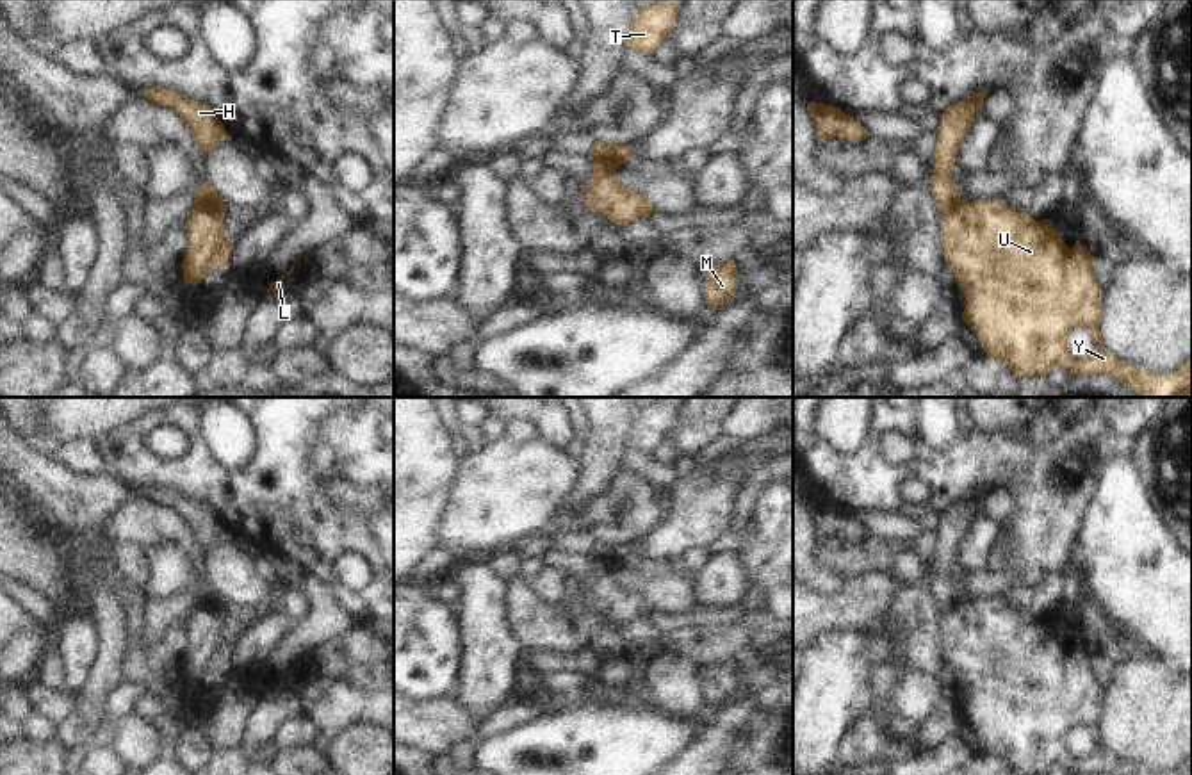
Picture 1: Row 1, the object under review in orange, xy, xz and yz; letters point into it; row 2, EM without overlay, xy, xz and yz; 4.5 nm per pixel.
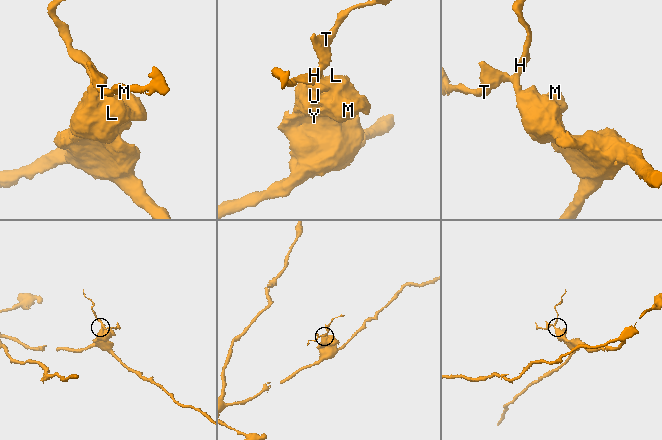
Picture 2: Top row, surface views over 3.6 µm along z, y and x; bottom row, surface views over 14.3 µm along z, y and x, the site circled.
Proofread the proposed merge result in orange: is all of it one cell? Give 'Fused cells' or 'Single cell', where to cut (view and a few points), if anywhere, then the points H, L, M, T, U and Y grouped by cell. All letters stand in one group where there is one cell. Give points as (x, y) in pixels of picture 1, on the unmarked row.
Fused cells. Split along xy (195, 604), (205, 604), (223, 615). Groups: H T / L M U Y.

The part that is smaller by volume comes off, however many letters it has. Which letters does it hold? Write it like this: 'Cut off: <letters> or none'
Cut off: H, T

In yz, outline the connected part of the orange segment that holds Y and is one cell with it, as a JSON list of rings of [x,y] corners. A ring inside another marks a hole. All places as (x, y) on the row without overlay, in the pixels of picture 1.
[[[1007,599],[959,600],[953,611],[941,615],[941,641],[944,663],[966,695],[962,720],[976,732],[987,757],[1003,761],[1016,775],[1048,775],[1055,764],[1065,766],[1073,775],[1192,775],[1192,757],[1171,773],[1155,773],[1124,763],[1103,745],[1103,689],[1094,675],[1094,656],[1083,643],[1069,647],[1051,618],[1035,620],[1025,611],[1012,609]],[[1078,727],[1094,738],[1094,748],[1085,757],[1069,752],[1069,732]]]

